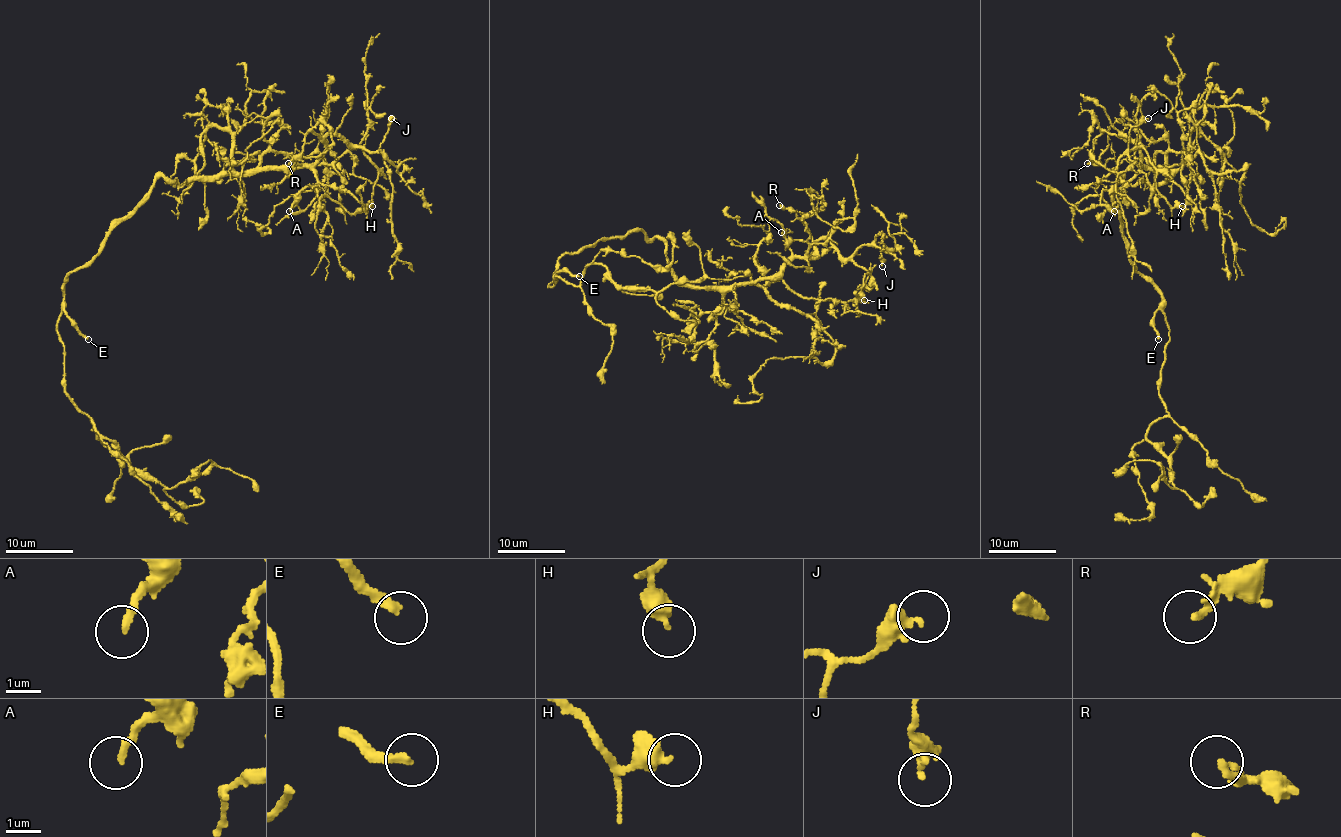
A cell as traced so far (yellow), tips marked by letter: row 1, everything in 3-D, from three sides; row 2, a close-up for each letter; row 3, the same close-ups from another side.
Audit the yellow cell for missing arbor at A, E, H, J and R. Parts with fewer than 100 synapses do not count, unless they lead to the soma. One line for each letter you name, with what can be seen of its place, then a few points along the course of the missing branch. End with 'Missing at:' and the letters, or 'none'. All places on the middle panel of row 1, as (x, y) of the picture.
E: place (579, 276); course (579, 276), (579, 313), (640, 269), (696, 259), (723, 262), (784, 300), (818, 256), (811, 240)
Missing at: E

